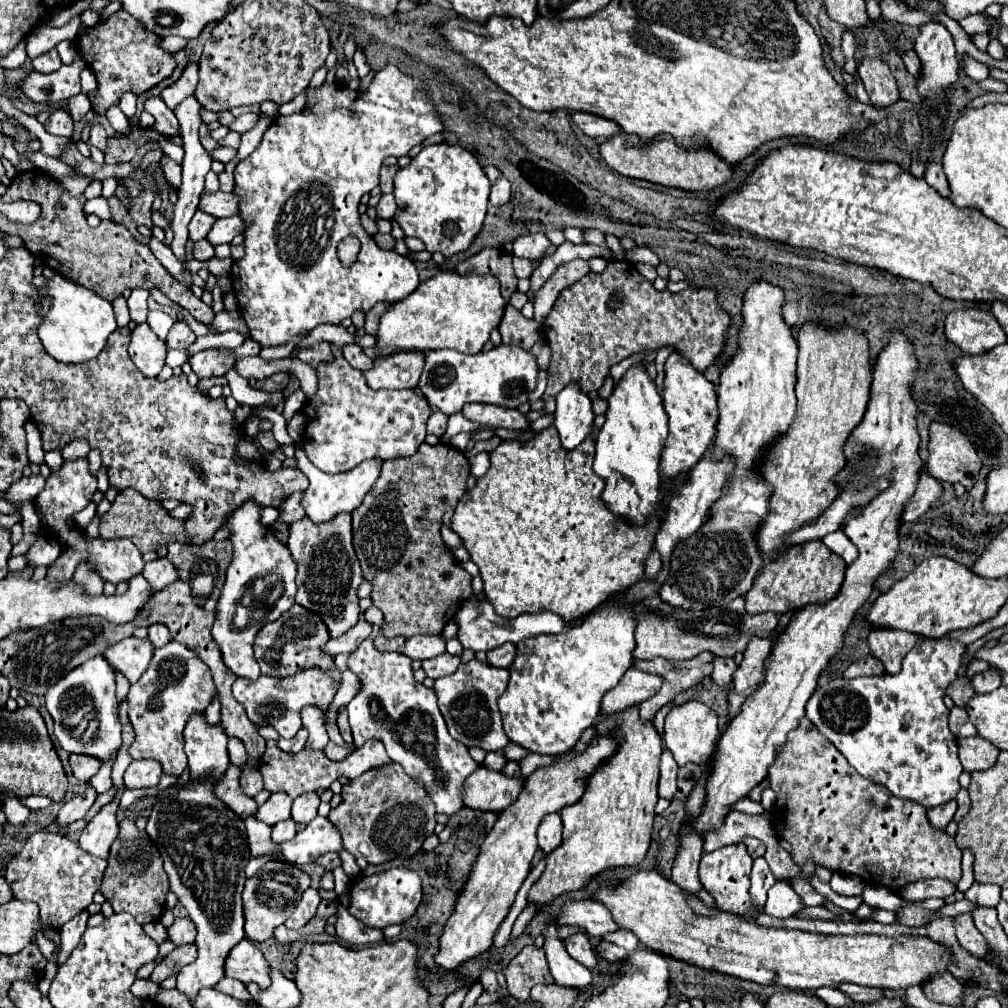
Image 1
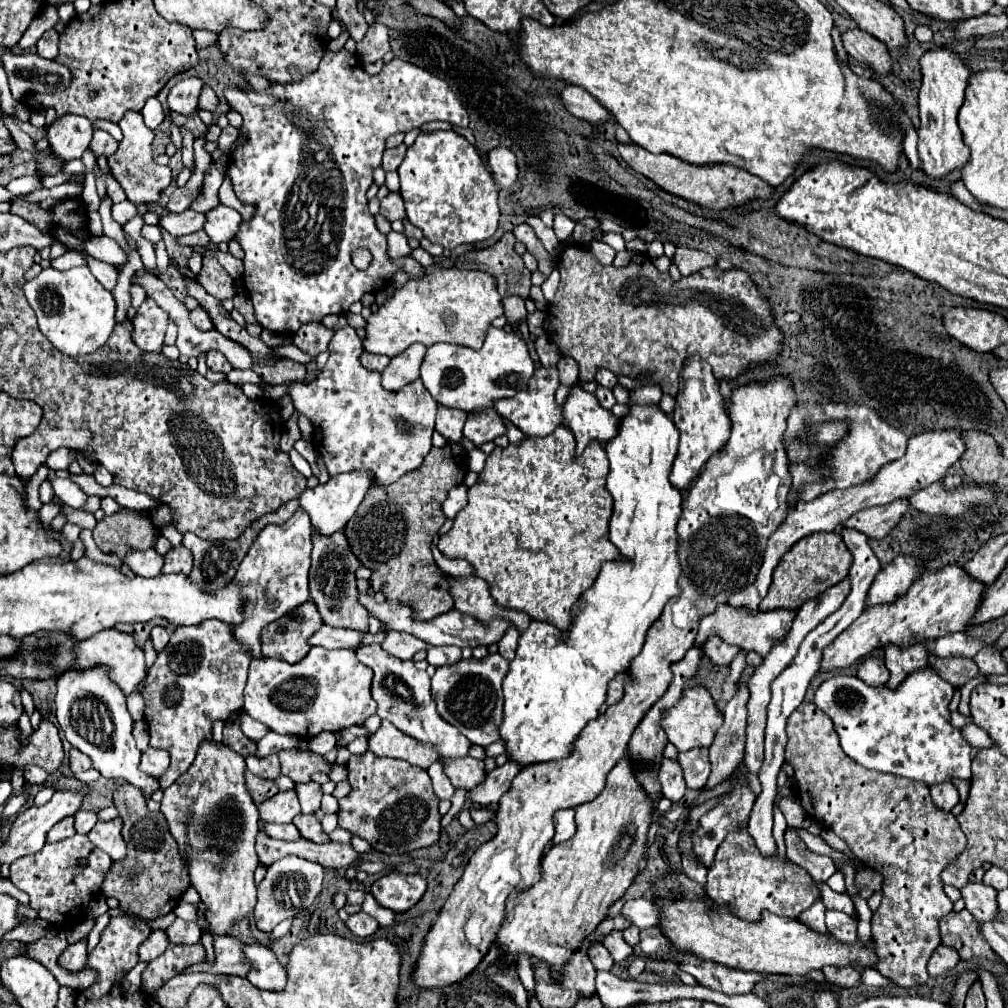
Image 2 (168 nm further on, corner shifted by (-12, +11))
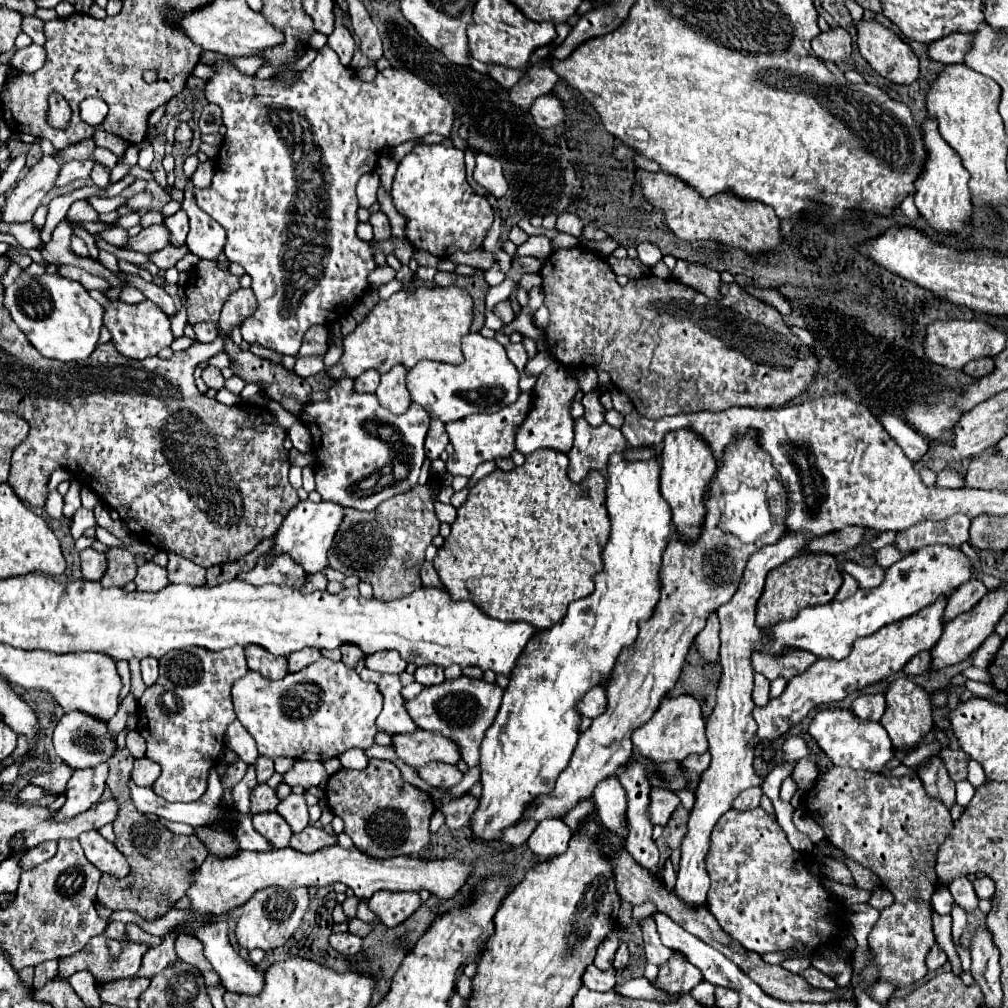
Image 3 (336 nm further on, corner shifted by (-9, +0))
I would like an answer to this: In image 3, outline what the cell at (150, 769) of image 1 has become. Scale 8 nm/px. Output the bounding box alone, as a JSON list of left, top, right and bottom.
[131,758,161,786]

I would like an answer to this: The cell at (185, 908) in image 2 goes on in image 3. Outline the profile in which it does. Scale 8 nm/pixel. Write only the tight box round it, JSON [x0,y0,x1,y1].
[197,922,263,994]

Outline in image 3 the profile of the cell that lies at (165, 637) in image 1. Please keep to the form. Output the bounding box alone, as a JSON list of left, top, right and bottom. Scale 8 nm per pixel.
[141,658,157,686]

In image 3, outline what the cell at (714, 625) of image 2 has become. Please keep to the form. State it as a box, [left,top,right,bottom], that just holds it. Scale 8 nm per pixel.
[753,650,815,680]

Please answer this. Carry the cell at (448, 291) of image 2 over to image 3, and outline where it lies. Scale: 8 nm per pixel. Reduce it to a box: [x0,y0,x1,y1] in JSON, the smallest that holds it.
[325,288,473,380]

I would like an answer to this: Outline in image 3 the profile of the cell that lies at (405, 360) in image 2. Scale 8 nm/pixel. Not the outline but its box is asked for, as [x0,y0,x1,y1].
[375,366,411,414]

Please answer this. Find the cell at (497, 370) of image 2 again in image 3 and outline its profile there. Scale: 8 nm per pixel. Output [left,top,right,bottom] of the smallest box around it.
[407,334,519,424]

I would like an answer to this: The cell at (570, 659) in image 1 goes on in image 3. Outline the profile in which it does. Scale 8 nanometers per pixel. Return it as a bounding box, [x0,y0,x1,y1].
[471,454,673,842]

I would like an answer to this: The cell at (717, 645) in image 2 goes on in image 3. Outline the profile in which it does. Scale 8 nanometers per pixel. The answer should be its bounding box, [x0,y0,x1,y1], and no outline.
[695,612,719,662]

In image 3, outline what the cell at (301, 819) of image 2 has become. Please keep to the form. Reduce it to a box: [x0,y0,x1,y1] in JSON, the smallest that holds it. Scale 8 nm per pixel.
[291,826,337,852]

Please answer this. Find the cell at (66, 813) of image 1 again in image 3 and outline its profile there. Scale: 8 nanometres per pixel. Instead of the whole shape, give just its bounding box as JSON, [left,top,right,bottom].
[21,842,57,870]

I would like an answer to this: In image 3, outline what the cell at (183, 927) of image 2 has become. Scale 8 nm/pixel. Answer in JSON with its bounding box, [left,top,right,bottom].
[137,934,177,978]

